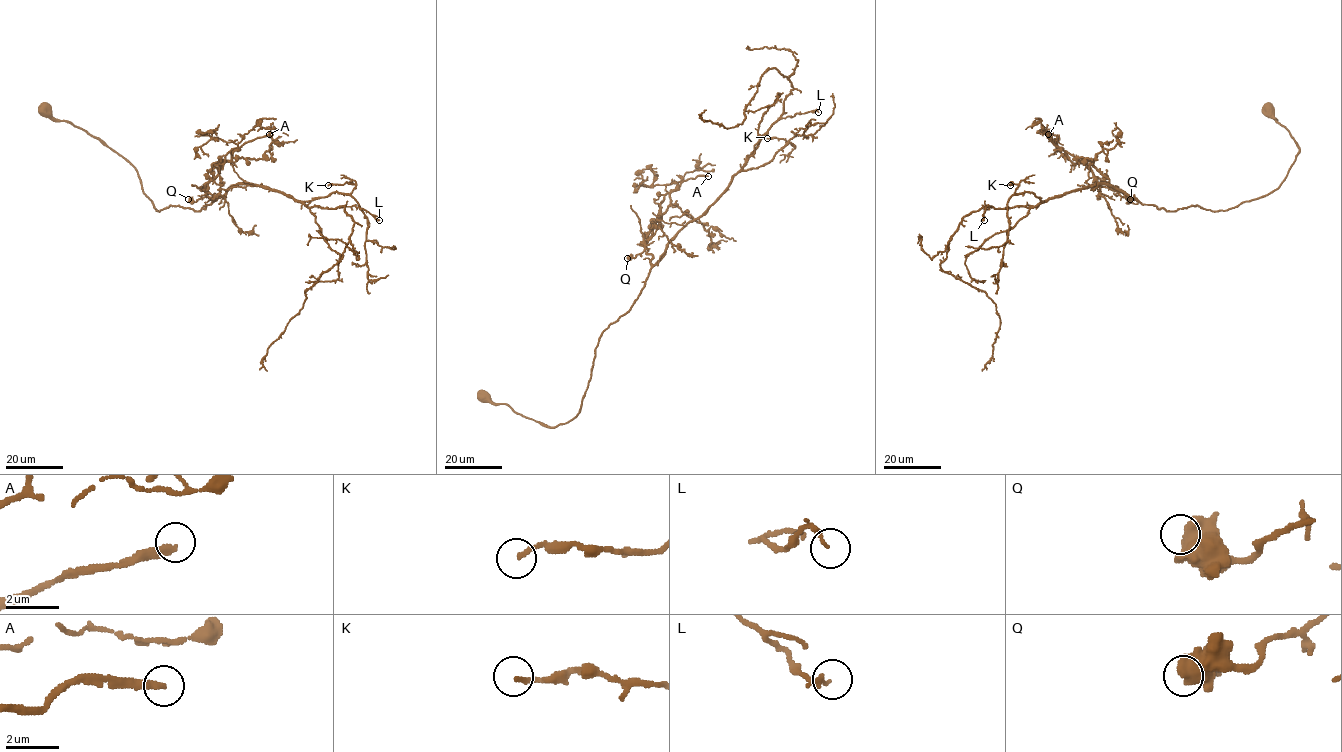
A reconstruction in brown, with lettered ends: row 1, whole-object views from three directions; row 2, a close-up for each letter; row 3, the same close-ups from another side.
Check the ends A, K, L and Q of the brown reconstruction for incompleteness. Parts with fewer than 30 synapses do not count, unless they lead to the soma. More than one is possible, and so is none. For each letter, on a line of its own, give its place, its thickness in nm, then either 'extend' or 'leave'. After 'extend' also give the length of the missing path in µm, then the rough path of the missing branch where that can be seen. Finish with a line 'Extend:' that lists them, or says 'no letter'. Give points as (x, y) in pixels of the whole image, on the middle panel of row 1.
A: at (708, 176); 260 nm thick; extend; about 40 µm are missing; missing branch runs (708, 176), (718, 177), (729, 185), (728, 243)
K: at (767, 138); 160 nm thick; leave
L: at (818, 112); 110 nm thick; leave
Q: at (627, 258); 550 nm thick; leave
Extend: A

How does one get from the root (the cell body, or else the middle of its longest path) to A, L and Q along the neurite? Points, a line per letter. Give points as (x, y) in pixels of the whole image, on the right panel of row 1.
A: (1269, 109), (1293, 138), (1296, 160), (1276, 189), (1224, 210), (1197, 205), (1166, 210), (1128, 200), (1048, 134)
L: (1269, 109), (1298, 152), (1260, 197), (1166, 210), (1092, 184), (1032, 207), (988, 205), (984, 220)
Q: (1269, 109), (1298, 148), (1276, 189), (1218, 211), (1197, 205), (1166, 210), (1118, 192), (1130, 199)

